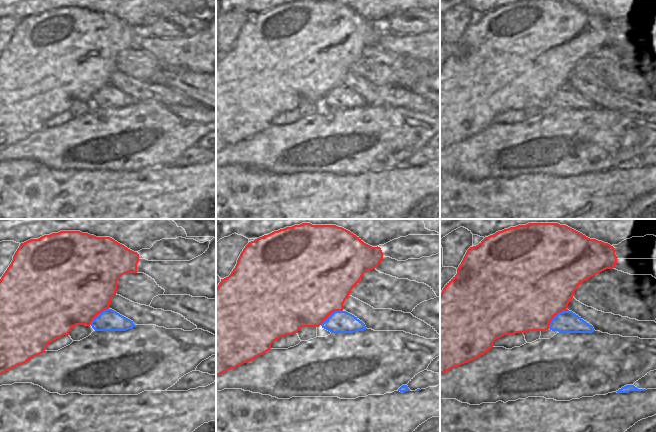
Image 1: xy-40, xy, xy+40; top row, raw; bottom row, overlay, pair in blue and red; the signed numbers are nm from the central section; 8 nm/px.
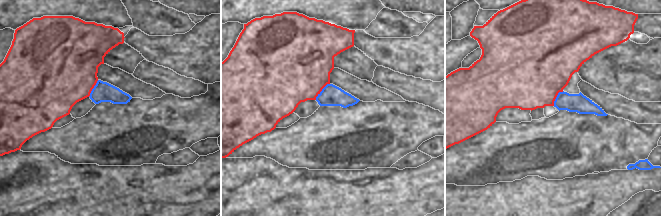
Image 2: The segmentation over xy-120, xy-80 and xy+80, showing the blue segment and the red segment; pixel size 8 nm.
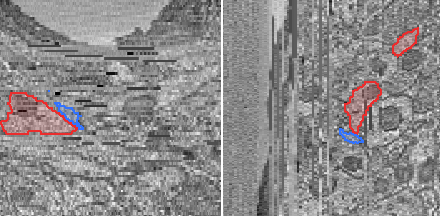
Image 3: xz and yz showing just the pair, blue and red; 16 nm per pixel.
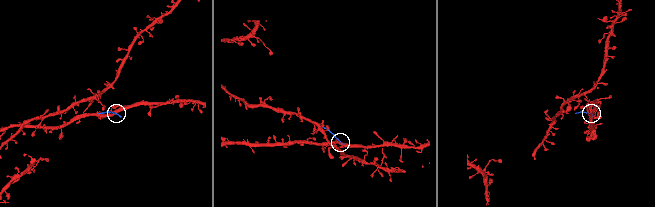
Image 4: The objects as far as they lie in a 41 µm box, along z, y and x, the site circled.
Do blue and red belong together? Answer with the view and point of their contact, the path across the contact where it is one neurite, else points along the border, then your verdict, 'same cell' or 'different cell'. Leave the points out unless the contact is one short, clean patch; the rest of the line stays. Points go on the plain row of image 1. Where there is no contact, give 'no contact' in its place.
contact xy (331, 89); different cell

